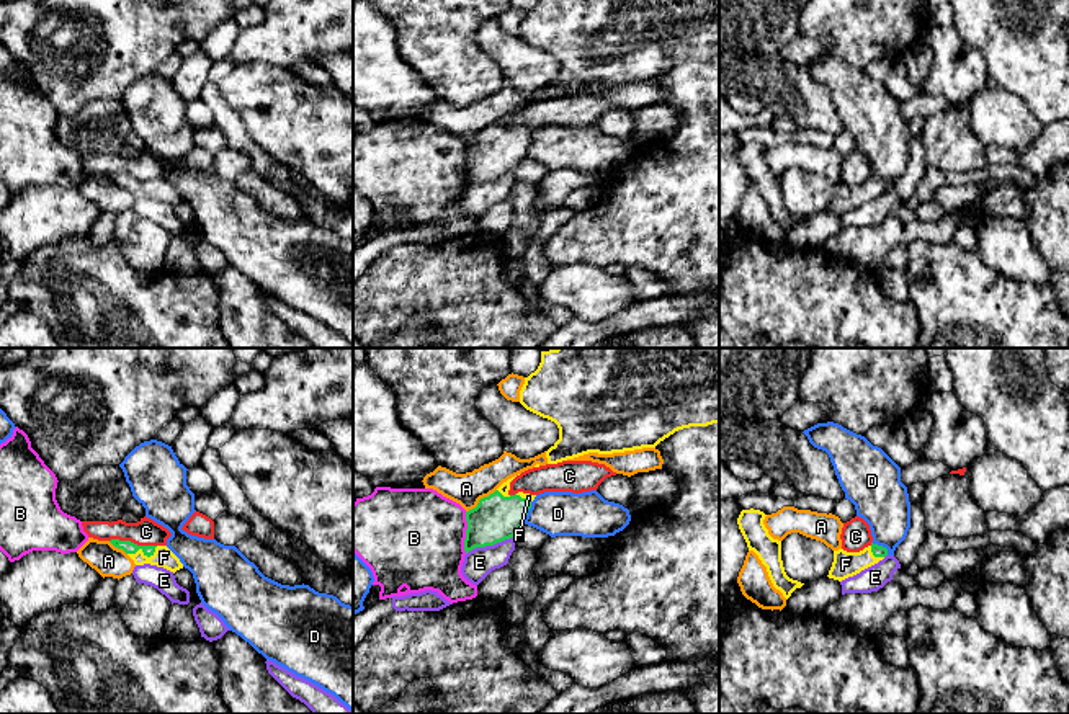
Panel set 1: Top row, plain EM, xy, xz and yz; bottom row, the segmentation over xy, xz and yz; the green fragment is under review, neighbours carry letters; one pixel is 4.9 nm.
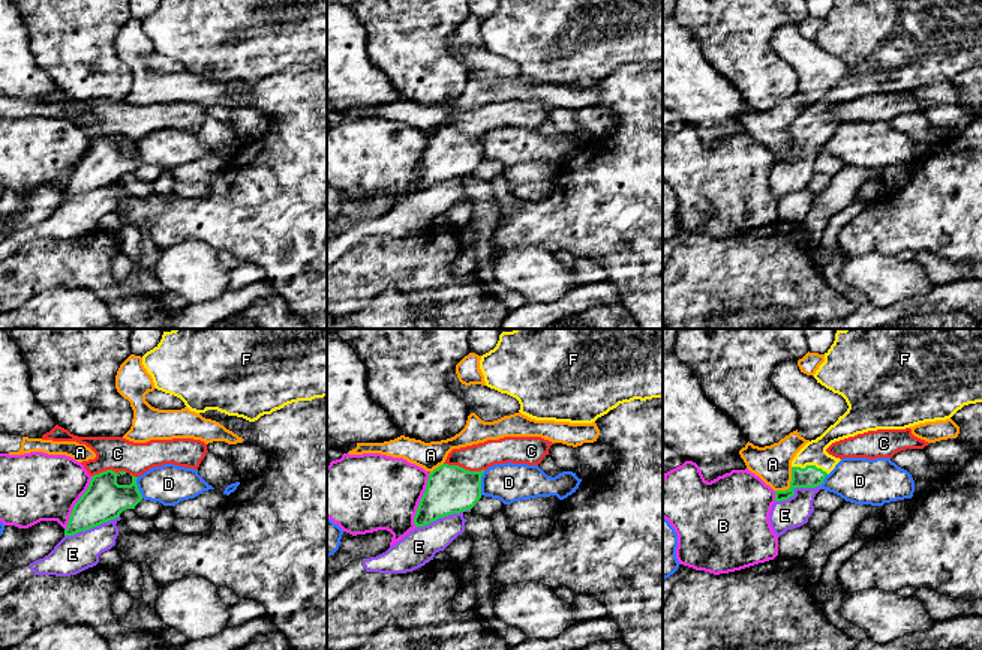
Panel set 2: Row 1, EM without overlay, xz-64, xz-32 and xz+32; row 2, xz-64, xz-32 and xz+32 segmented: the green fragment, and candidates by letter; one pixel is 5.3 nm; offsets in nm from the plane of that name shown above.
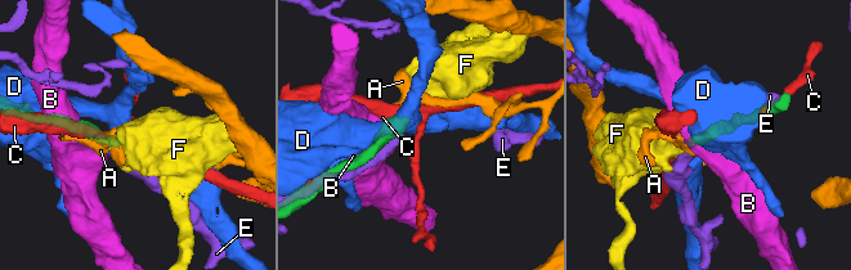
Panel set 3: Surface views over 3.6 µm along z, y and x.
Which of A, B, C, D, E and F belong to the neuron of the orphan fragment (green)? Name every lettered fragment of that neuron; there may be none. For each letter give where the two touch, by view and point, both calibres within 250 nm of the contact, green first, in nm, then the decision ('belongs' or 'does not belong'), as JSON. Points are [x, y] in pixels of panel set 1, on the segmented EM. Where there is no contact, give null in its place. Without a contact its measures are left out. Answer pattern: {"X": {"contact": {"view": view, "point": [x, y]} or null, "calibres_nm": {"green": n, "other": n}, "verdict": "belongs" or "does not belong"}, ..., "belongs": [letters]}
{"A": {"contact": {"view": "xz", "point": [479, 500]}, "calibres_nm": {"green": 220, "other": 160}, "verdict": "does not belong"}, "B": {"contact": {"view": "xz", "point": [466, 533]}, "calibres_nm": {"green": 220, "other": 480}, "verdict": "does not belong"}, "C": {"contact": {"view": "xy", "point": [133, 543]}, "calibres_nm": {"green": 60, "other": 130}, "verdict": "does not belong"}, "D": {"contact": {"view": "xz", "point": [527, 513]}, "calibres_nm": {"green": 220, "other": 220}, "verdict": "does not belong"}, "E": {"contact": {"view": "xz", "point": [489, 544]}, "calibres_nm": {"green": 220, "other": 150}, "verdict": "does not belong"}, "F": {"contact": {"view": "xy", "point": [143, 551]}, "calibres_nm": {"green": 60, "other": 100}, "verdict": "belongs"}, "belongs": ["F"]}

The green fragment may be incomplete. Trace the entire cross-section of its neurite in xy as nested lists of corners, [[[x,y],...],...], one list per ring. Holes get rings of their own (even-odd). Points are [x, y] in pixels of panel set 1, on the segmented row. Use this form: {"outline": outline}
{"outline": [[[111,539],[110,542],[114,547],[123,549],[136,565],[150,564],[163,567],[173,573],[183,569],[180,559],[167,546],[137,546],[131,541],[119,539]]]}

